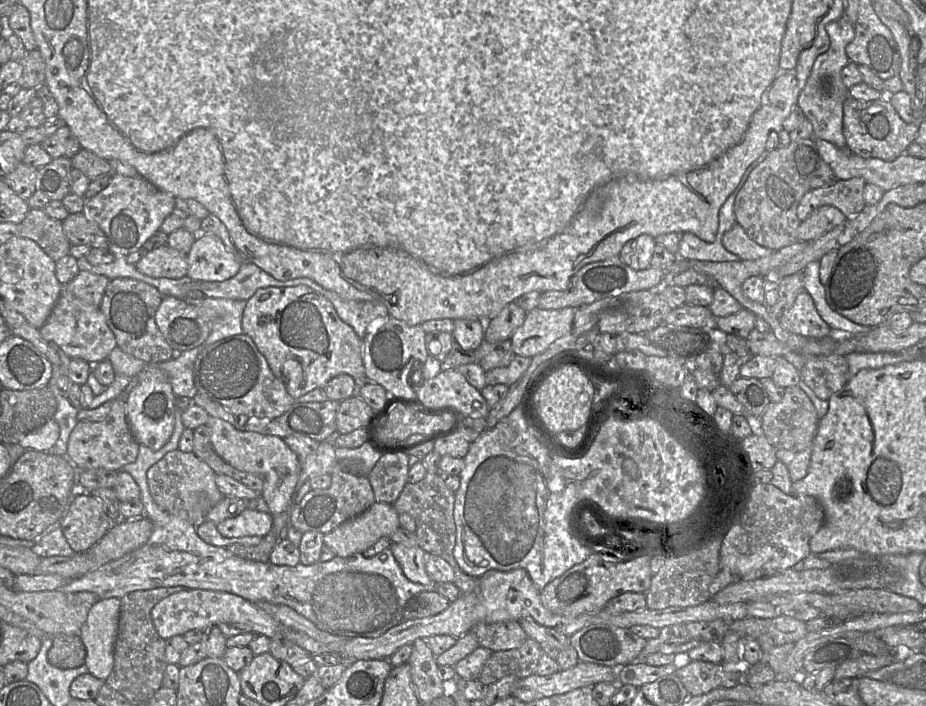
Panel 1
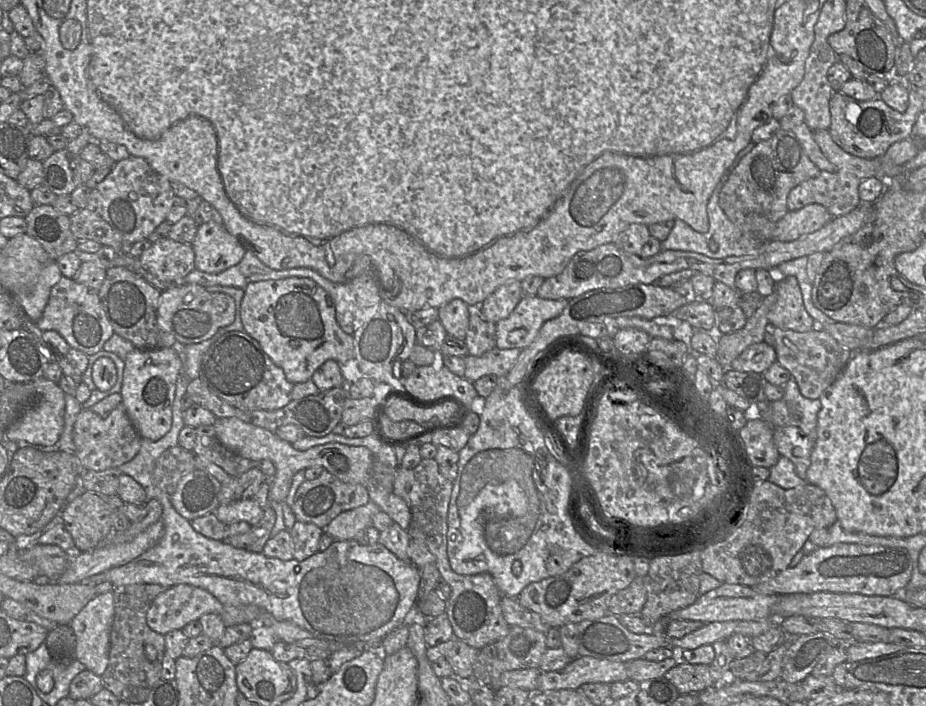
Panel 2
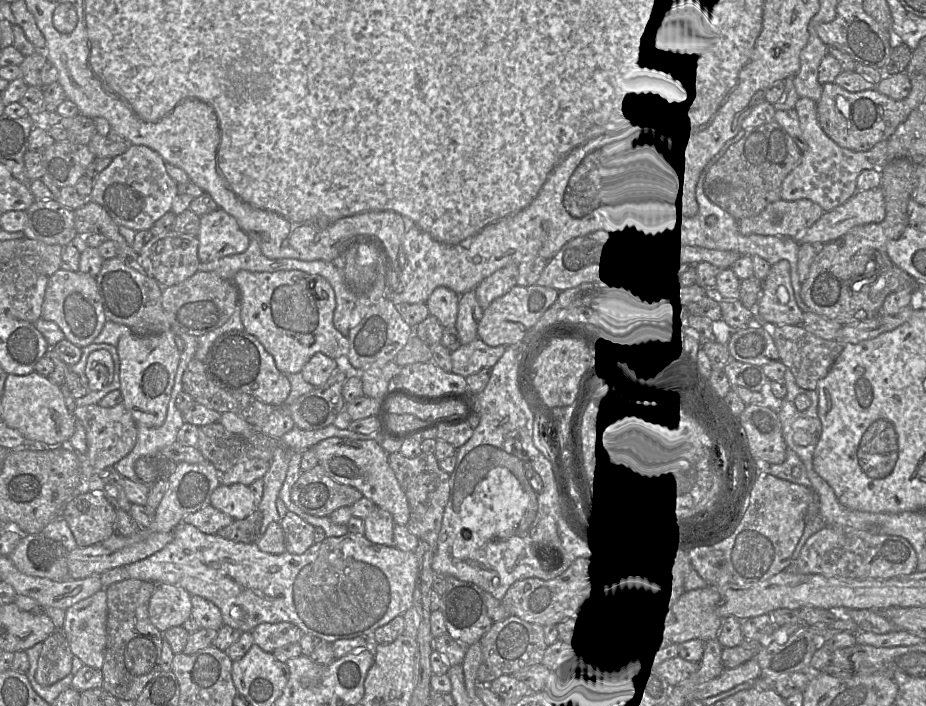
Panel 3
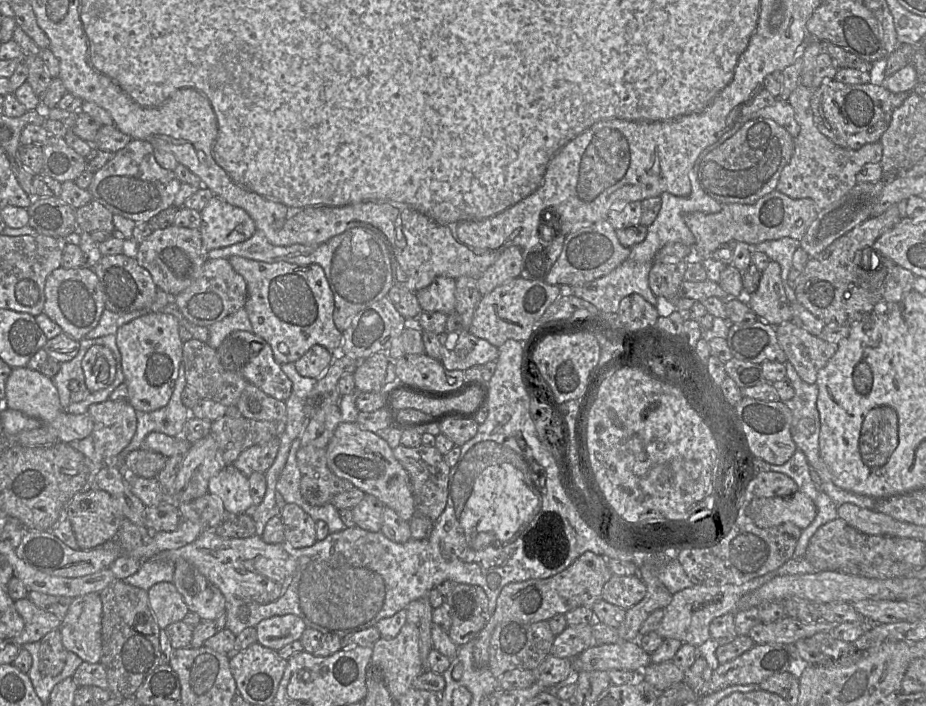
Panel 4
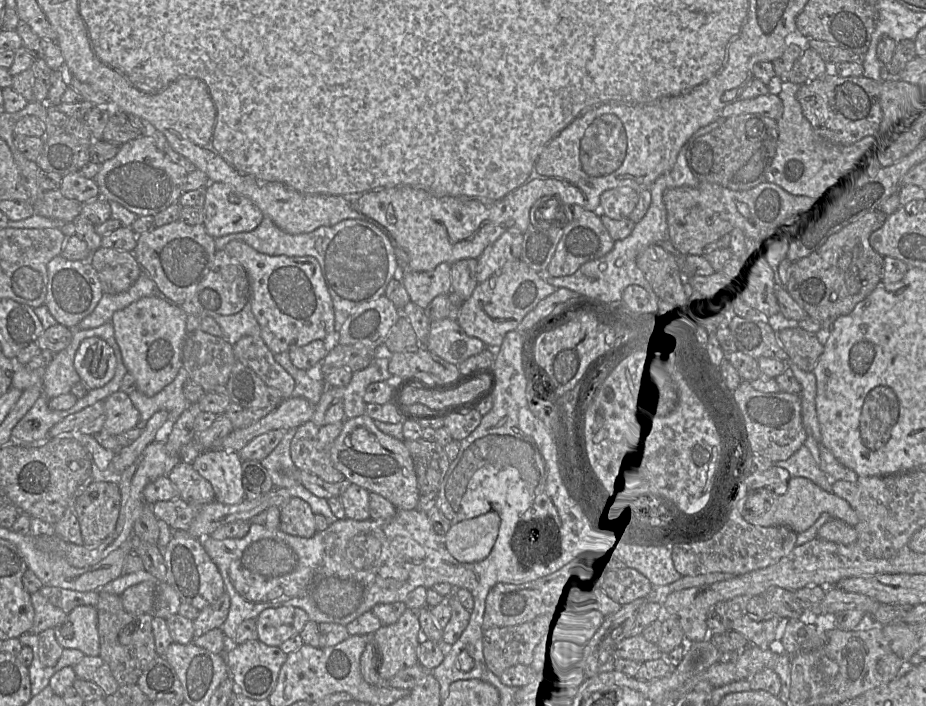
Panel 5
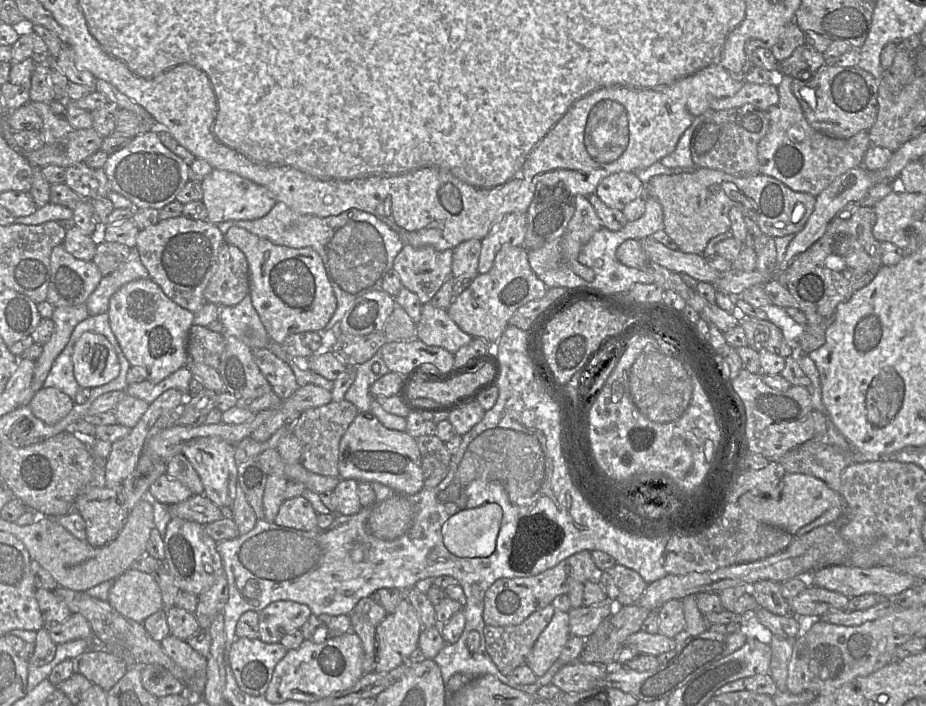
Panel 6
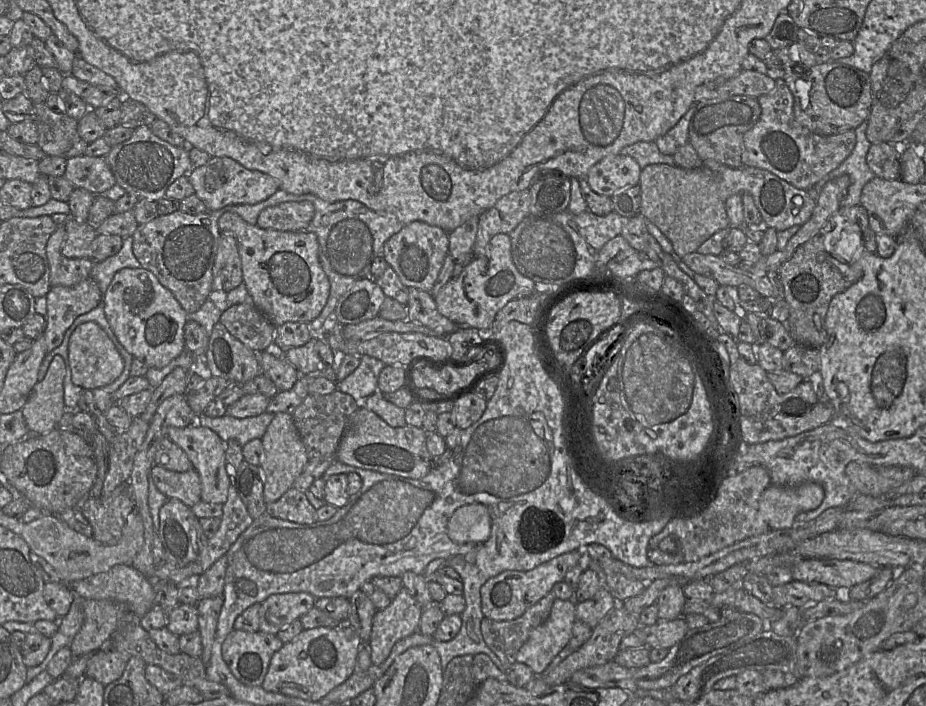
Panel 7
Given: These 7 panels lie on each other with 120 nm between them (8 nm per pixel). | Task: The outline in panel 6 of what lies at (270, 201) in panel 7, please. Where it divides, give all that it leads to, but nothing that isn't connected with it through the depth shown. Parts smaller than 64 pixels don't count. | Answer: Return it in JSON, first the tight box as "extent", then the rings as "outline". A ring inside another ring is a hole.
{"extent":[217,202,404,330],"outline":[[[276,202],[272,210],[262,218],[256,220],[227,221],[217,225],[223,236],[233,226],[244,228],[250,233],[269,240],[275,245],[295,249],[310,247],[319,254],[337,302],[336,310],[324,330],[331,329],[334,325],[339,324],[346,311],[359,296],[369,291],[382,289],[383,277],[392,269],[395,257],[404,245],[396,231],[372,214],[358,209],[350,209],[339,215],[321,218],[313,215],[299,214],[291,210],[283,202]]]}

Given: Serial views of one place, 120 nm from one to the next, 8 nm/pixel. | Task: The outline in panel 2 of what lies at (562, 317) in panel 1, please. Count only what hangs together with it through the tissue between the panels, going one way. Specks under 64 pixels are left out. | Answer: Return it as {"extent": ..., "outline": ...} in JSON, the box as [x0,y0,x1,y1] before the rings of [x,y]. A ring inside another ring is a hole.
{"extent":[496,296,567,348],"outline":[[[523,296],[512,313],[496,323],[496,348],[526,348],[534,341],[541,326],[560,315],[567,303],[567,299]]]}

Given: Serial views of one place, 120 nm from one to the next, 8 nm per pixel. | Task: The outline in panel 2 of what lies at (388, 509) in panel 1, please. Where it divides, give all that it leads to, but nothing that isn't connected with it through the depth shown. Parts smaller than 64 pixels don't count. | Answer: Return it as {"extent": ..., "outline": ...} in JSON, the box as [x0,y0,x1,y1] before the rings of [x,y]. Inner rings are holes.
{"extent":[323,504,380,541],"outline":[[[367,504],[340,513],[323,530],[334,541],[354,540],[358,533],[372,526],[373,517],[380,512],[378,505]]]}

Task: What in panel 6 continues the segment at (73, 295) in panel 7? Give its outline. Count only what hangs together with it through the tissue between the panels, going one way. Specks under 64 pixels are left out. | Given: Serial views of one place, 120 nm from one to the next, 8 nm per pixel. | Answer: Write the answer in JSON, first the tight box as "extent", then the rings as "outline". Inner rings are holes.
{"extent":[21,303,88,406],"outline":[[[86,303],[77,306],[54,307],[51,317],[54,323],[53,334],[49,341],[42,346],[42,353],[35,362],[31,386],[25,394],[21,406],[28,406],[33,395],[43,387],[55,359],[67,345],[73,329],[88,316]]]}

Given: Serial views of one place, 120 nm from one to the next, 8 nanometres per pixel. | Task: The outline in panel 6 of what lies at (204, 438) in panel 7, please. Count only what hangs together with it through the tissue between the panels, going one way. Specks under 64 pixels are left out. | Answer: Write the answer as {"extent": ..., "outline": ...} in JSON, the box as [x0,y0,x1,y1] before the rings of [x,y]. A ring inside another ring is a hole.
{"extent":[182,439,237,508],"outline":[[[201,439],[182,451],[199,475],[204,495],[219,508],[231,507],[237,489],[237,450],[221,439]]]}

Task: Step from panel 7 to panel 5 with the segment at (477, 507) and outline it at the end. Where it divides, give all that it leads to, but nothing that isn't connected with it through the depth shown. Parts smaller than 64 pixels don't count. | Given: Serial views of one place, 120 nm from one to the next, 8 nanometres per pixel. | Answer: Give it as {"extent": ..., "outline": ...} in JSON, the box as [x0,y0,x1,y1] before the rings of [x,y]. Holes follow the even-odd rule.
{"extent":[446,511,500,562],"outline":[[[496,511],[457,522],[446,534],[446,548],[459,562],[482,561],[491,553],[499,528],[500,516]]]}

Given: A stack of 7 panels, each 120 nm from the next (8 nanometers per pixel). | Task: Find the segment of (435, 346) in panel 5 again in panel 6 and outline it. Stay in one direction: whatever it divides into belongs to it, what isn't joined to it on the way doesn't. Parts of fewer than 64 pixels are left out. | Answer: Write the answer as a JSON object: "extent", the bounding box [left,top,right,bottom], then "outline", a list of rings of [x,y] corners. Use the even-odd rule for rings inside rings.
{"extent":[416,302,473,354],"outline":[[[430,302],[421,305],[416,337],[427,345],[442,347],[452,354],[473,338],[459,328],[446,309],[437,308]]]}

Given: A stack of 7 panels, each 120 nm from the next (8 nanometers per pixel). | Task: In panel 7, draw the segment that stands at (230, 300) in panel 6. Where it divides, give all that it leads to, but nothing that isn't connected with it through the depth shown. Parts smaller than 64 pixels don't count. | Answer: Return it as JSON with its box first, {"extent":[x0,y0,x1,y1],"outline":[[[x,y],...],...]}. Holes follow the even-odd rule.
{"extent":[212,232,242,293],"outline":[[[221,232],[213,268],[212,291],[229,293],[242,283],[242,263],[236,238],[231,232]]]}

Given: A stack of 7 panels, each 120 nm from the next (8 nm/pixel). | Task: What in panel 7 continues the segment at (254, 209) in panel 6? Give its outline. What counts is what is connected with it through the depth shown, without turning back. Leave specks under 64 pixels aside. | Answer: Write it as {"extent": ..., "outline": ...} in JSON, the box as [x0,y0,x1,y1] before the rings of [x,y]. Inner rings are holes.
{"extent":[185,157,280,211],"outline":[[[211,157],[203,166],[185,175],[195,189],[195,194],[209,211],[231,205],[255,205],[267,200],[280,189],[279,182],[259,171],[249,170],[229,157]]]}

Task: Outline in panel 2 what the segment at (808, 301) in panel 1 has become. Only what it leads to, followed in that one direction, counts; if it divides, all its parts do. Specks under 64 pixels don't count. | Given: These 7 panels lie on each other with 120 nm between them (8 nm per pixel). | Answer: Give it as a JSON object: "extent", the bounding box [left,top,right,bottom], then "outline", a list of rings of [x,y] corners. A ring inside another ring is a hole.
{"extent":[768,276,817,332],"outline":[[[775,276],[777,301],[768,312],[768,321],[774,327],[808,332],[817,327],[807,313],[798,280],[794,276]]]}

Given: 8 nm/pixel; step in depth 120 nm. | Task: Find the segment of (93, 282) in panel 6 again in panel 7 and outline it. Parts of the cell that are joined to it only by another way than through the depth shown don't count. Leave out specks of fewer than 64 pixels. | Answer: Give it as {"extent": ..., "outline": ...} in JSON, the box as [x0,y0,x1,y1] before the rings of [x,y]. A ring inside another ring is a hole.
{"extent":[46,225,94,286],"outline":[[[58,225],[50,236],[46,255],[50,266],[50,285],[73,286],[90,277],[94,261],[89,258],[67,258],[62,253],[66,237],[65,225]]]}

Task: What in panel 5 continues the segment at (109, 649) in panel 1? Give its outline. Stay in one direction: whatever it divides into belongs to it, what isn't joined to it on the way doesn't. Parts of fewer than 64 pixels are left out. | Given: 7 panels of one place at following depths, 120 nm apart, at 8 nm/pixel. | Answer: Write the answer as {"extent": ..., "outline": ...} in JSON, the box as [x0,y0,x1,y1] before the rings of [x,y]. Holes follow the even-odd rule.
{"extent":[54,605,100,656],"outline":[[[90,605],[75,607],[54,631],[57,642],[63,648],[78,649],[86,656],[100,654],[96,607]]]}

